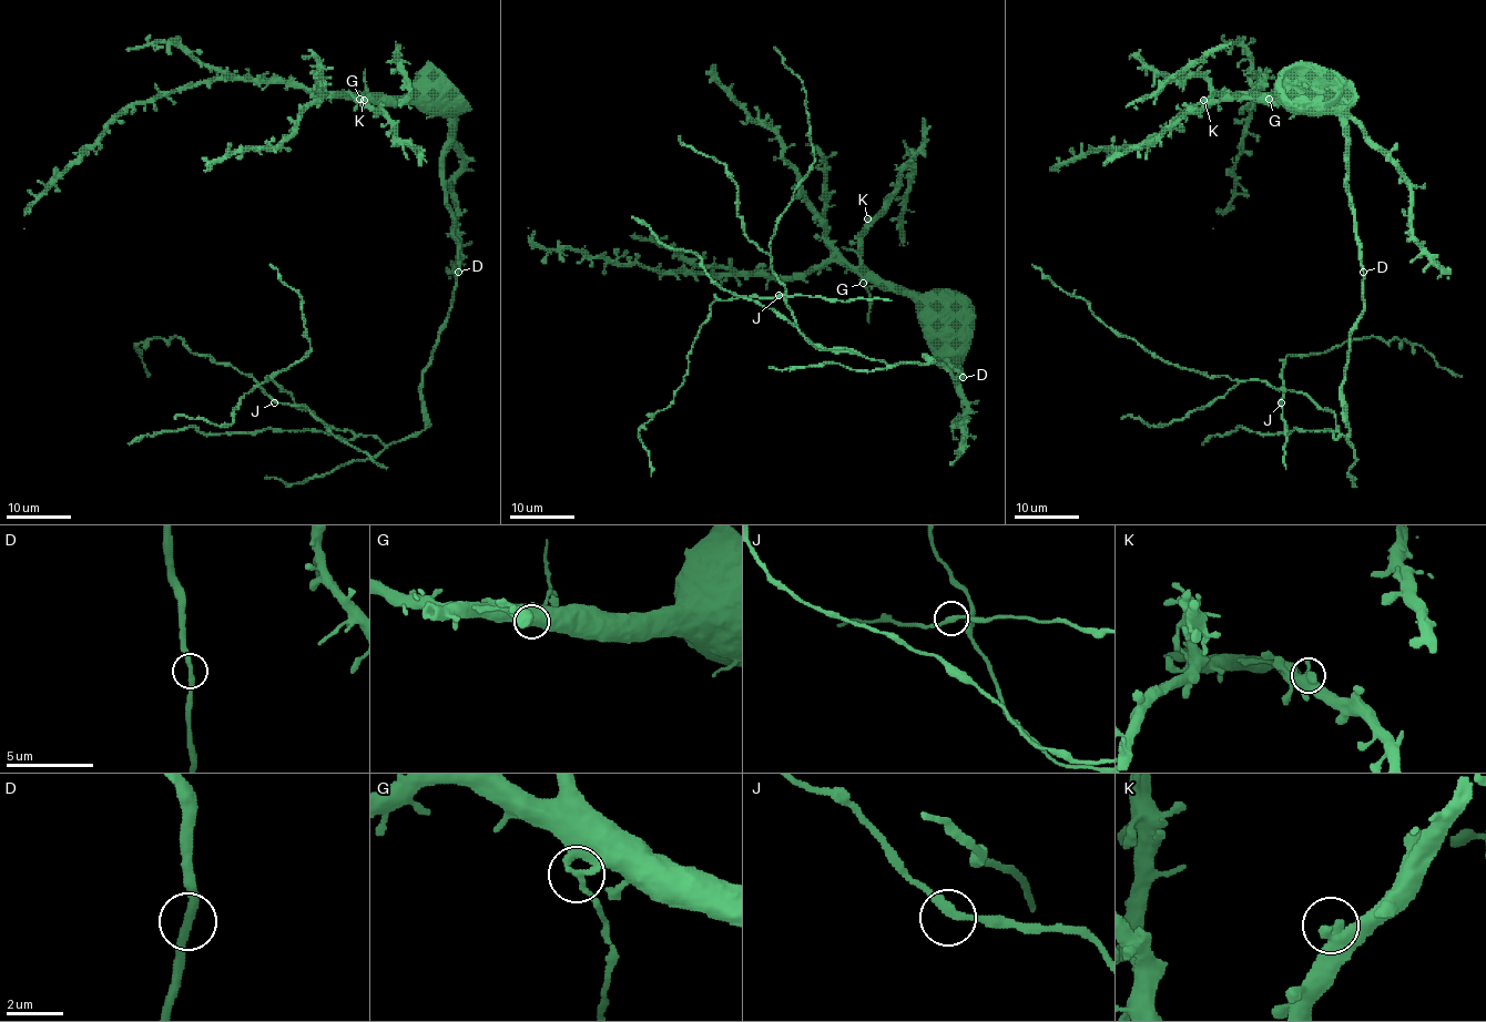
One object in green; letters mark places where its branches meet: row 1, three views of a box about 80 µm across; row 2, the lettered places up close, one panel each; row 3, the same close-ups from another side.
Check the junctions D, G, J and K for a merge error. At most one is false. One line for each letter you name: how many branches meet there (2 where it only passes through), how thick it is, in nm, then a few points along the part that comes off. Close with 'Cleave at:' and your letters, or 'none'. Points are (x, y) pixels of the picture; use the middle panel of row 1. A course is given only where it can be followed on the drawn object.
G: branches 2; calibre 200 nm; course (863, 283), (871, 294), (868, 323)
Cleave at: G

